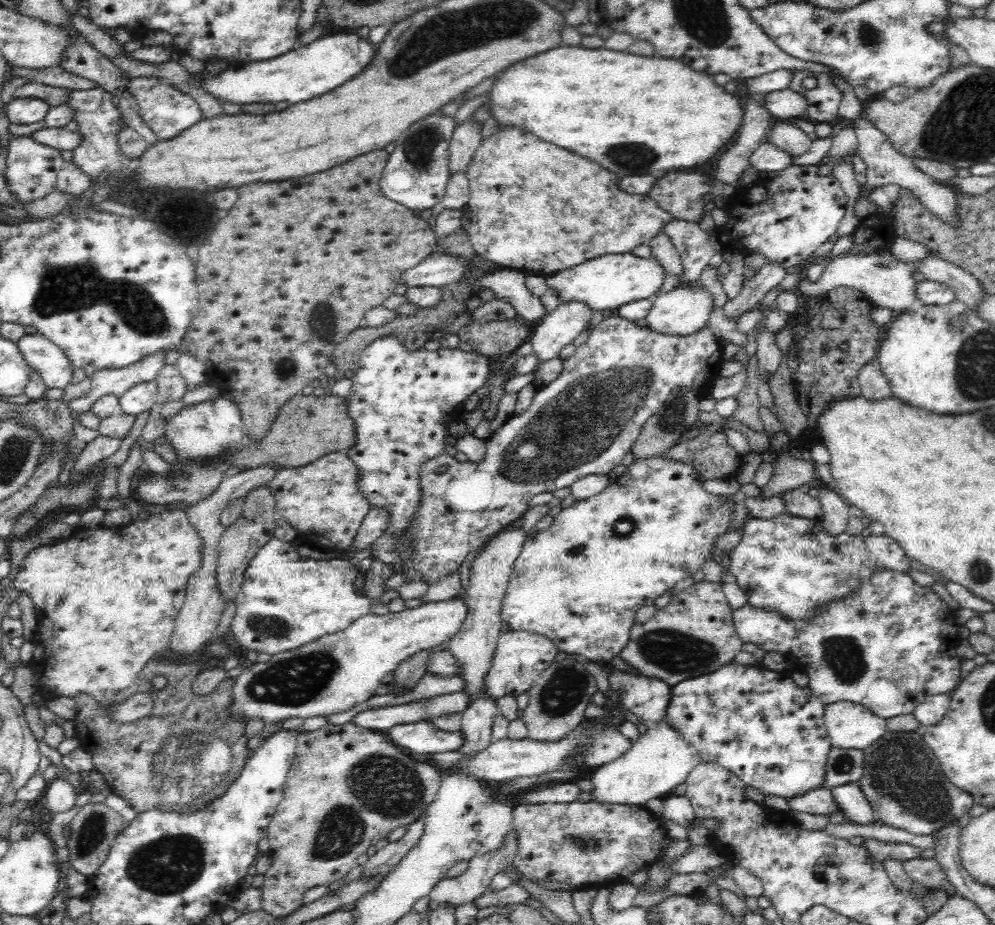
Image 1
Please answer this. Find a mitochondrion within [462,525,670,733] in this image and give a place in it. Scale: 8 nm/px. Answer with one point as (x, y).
(567, 685)

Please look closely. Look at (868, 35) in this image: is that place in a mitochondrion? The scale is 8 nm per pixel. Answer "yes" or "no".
yes

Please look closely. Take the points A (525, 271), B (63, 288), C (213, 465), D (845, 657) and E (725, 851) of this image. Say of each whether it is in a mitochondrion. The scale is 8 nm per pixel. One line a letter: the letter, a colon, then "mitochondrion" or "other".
A: other
B: mitochondrion
C: mitochondrion
D: mitochondrion
E: other

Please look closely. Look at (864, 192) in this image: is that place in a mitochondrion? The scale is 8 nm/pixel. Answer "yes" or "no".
no

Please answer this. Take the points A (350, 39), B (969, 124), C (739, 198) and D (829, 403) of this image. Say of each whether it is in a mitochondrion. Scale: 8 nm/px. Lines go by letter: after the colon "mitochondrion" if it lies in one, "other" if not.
A: other
B: mitochondrion
C: other
D: other

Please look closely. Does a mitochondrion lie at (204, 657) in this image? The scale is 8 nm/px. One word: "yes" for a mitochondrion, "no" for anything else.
no

